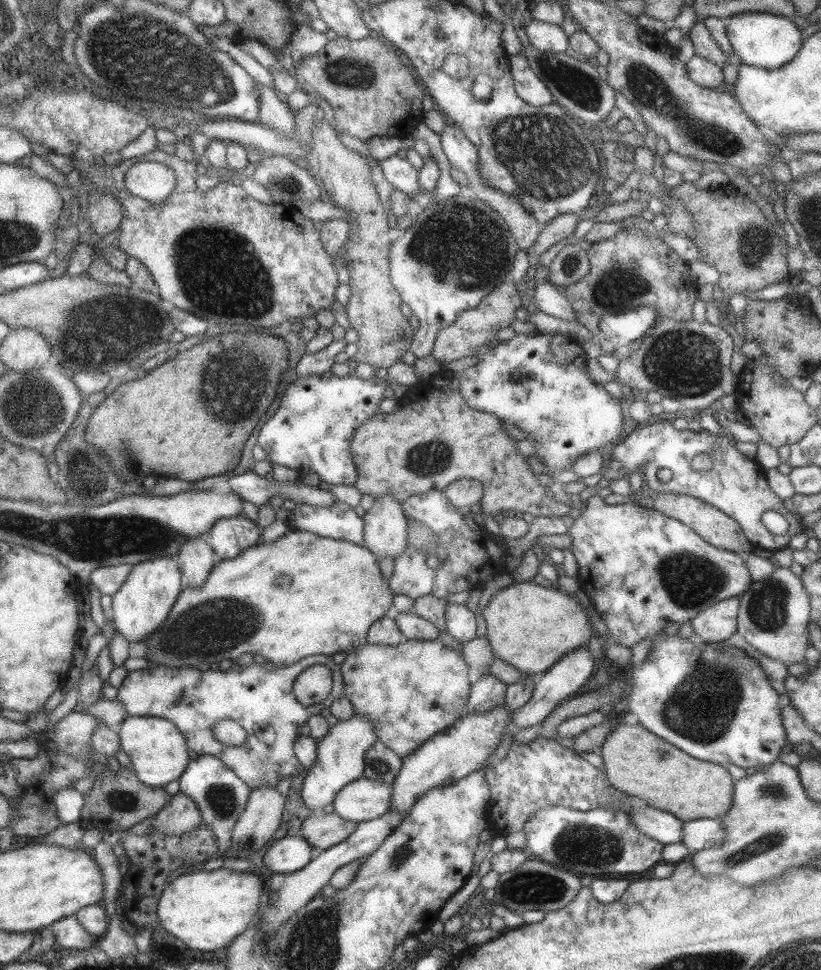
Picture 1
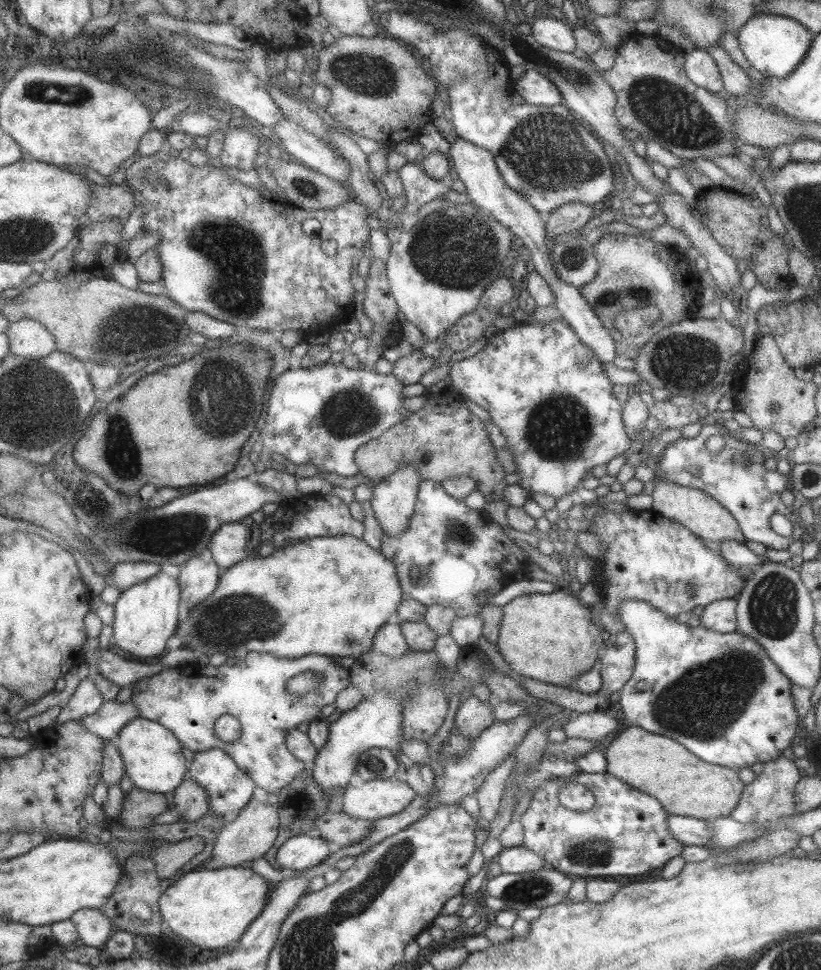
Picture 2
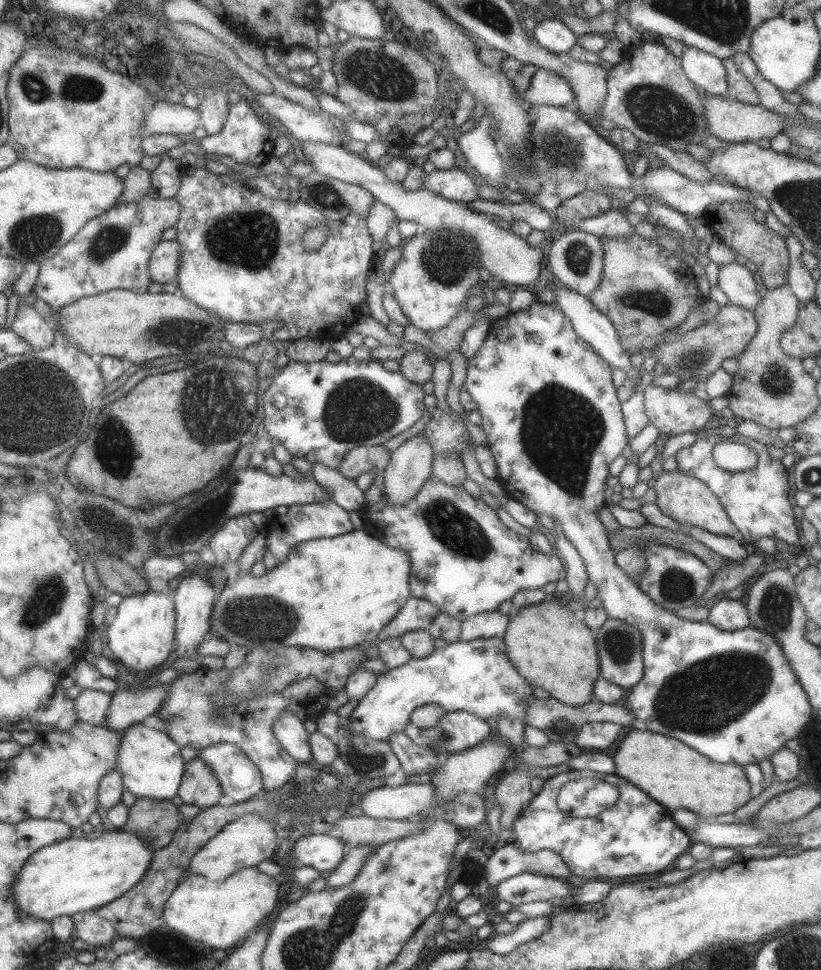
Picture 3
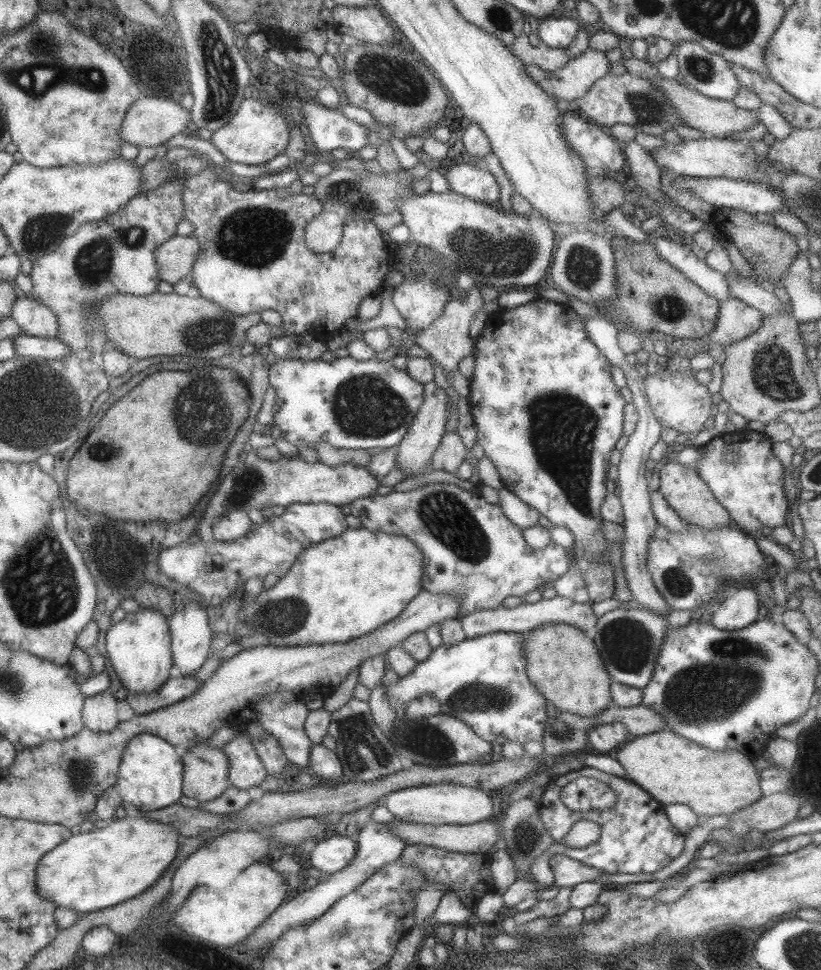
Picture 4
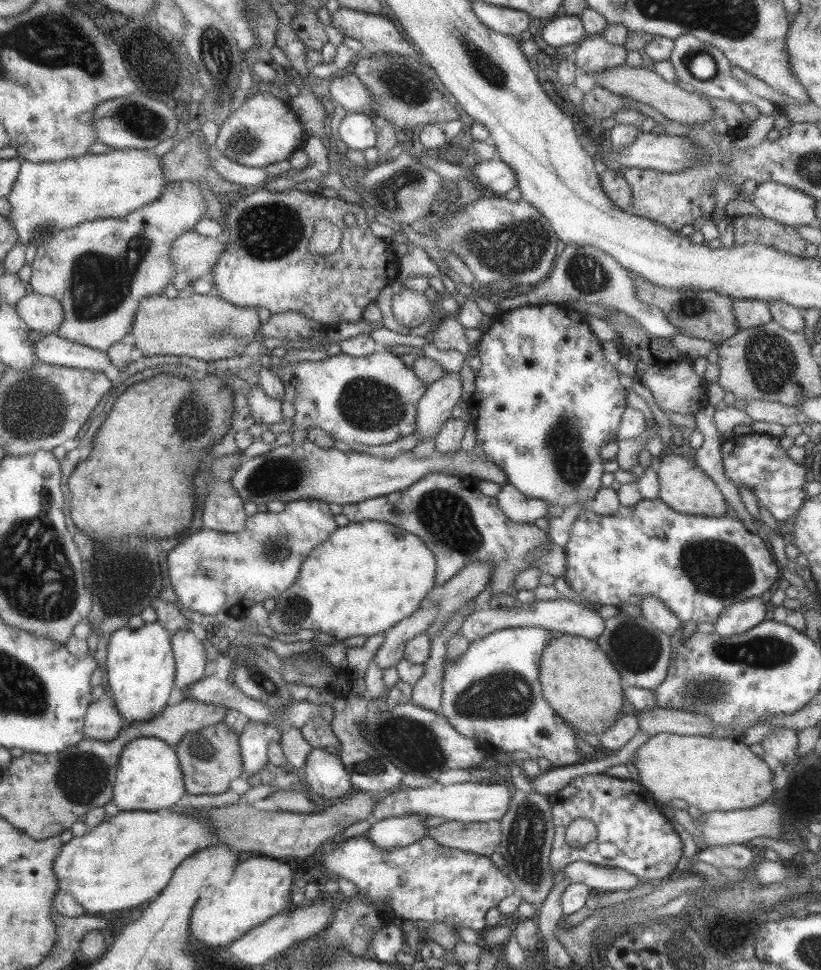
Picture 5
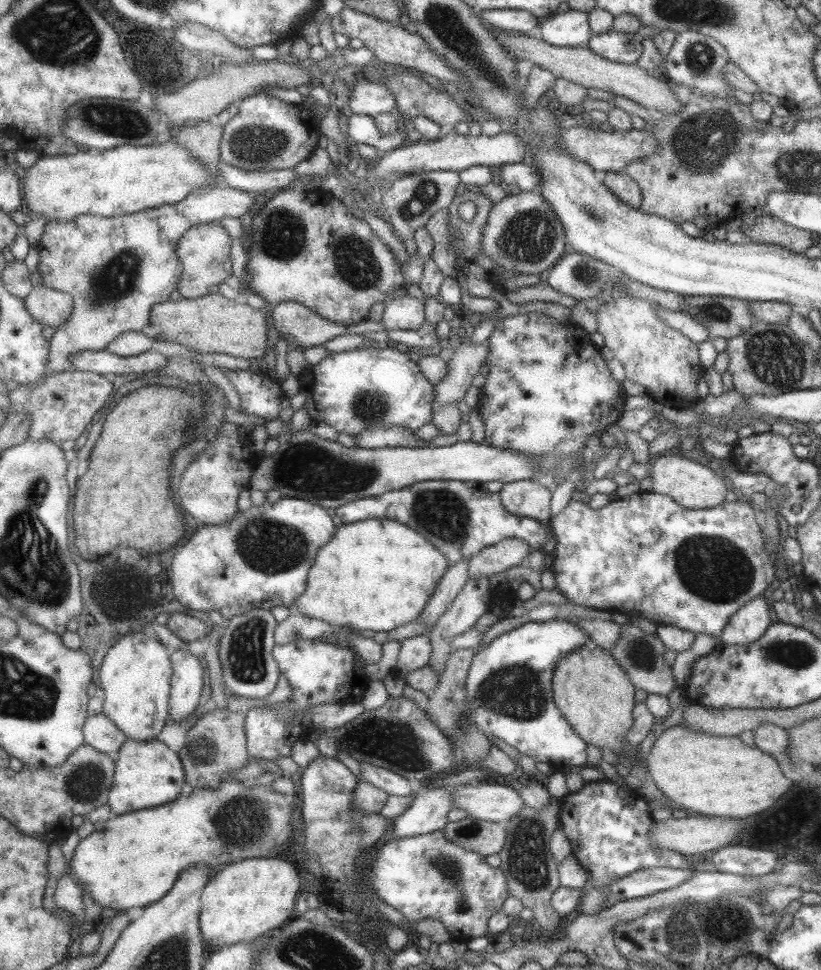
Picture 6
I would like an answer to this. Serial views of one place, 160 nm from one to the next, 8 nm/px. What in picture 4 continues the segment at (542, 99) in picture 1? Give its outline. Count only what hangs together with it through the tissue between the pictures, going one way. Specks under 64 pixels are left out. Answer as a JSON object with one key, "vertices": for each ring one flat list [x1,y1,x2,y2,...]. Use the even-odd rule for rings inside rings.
{"vertices":[[587,49,575,58,567,61,567,64,564,64,561,68,550,72,549,77,546,78,547,84,549,84,550,94,556,100,575,101,587,92,587,89,595,80,609,73,609,67,611,66,602,52]]}

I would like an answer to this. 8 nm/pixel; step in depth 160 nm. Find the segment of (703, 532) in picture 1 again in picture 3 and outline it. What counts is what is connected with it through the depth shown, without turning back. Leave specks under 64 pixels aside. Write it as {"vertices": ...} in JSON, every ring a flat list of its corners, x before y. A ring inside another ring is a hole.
{"vertices":[[677,470,663,471,659,477,652,479,651,487,654,488,656,496,654,503,665,516,676,522,685,522,685,525,701,528,713,535,731,537,737,542,743,542,741,534,729,520,719,499,699,479,681,474]]}

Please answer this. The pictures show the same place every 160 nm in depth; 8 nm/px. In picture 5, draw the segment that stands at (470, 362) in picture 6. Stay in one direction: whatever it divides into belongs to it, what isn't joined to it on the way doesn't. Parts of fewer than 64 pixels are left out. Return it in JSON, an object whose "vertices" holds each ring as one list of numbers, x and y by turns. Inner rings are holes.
{"vertices":[[446,371,441,378,426,386,425,393,416,404,414,434,416,434,418,442,425,442,425,440,435,438,446,420,450,418,455,403,461,398,461,393,461,380,458,373]]}

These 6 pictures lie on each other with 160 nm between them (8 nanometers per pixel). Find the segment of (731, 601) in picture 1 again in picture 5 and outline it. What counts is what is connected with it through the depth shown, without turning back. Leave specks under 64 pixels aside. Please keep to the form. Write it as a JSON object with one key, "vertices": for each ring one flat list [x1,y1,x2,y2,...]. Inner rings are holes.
{"vertices":[[760,597,746,598,726,606,713,622,714,631,721,637,741,634,765,618,765,604]]}

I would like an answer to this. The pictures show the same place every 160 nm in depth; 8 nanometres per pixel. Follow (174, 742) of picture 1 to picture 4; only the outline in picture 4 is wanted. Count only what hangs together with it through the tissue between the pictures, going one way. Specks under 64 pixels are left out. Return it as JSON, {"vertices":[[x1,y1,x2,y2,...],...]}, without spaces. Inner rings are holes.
{"vertices":[[147,733,133,736,124,748,114,785,121,802,141,811,157,810,179,803,179,798,183,796,181,752,155,734]]}

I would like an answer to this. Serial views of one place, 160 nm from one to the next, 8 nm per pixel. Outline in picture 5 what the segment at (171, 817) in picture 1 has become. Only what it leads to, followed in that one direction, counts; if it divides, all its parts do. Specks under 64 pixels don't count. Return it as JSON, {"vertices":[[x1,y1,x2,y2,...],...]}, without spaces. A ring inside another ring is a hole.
{"vertices":[[223,722,185,734,185,737,172,747,181,766,184,791,190,795,224,793,229,789,229,783,233,778,243,774,239,736,229,730]]}

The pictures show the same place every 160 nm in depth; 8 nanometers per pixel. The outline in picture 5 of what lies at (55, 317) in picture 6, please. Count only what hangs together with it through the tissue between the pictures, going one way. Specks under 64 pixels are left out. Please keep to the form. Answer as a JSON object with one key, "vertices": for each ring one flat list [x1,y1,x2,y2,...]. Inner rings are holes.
{"vertices":[[36,293,23,295,14,305,19,319,29,330,55,333,63,322,63,309,54,298]]}

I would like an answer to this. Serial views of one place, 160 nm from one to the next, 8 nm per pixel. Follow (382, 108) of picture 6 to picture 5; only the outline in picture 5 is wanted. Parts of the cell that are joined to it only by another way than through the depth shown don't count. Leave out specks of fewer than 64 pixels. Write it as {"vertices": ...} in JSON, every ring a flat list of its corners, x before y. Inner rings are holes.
{"vertices":[[347,70,332,76,328,91,334,104,342,106,346,112,365,112,372,115,369,91,352,72]]}

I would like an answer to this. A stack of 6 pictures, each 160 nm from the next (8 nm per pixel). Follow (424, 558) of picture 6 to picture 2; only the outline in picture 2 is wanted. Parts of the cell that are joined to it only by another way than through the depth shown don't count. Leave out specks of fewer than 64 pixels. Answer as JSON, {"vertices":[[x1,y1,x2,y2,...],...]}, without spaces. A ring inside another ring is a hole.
{"vertices":[[349,535,287,539,281,547,274,549,267,556,259,557,255,553,240,560,237,564,233,564,233,566,230,566,223,572,218,578,215,590,207,598,201,600,201,602,195,603,187,611,185,620,181,620,176,624,174,636,181,640,180,646,191,649,192,652,197,651,205,655,215,653,233,654,235,650,243,649,246,651,272,654,277,658,299,658,306,654,325,655,326,657,352,656,355,658,362,653,372,650,372,640,375,633,380,629,380,626,388,622,389,615,395,612,403,597,393,563,387,560,380,551,371,549,362,539]]}

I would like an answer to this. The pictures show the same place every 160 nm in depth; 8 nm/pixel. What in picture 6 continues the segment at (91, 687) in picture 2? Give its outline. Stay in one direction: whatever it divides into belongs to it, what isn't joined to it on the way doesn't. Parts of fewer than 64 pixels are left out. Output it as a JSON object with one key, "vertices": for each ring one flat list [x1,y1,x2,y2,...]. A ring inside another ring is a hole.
{"vertices":[[102,712,87,715,82,734,85,745,103,752,113,761,117,759,119,748,126,742,125,734,122,734]]}

